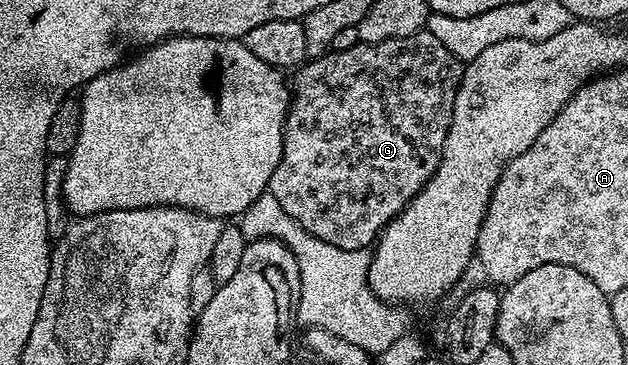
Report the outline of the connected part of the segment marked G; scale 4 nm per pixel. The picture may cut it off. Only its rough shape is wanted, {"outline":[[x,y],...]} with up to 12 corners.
{"outline":[[426,29],[308,59],[267,194],[371,248],[465,64]]}

